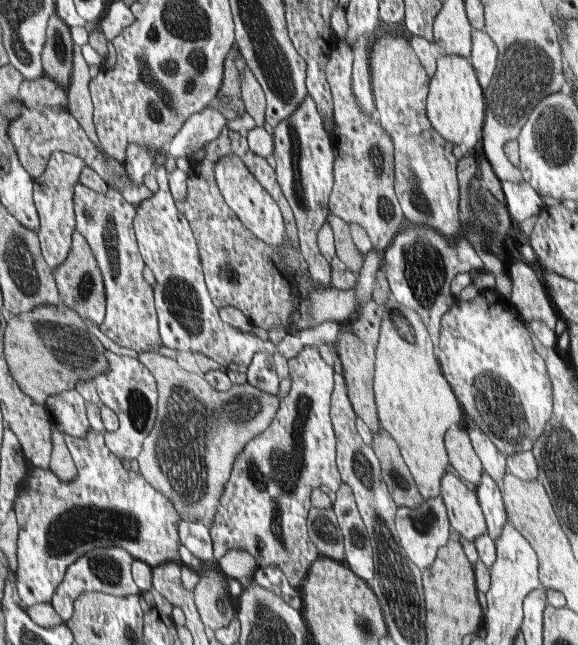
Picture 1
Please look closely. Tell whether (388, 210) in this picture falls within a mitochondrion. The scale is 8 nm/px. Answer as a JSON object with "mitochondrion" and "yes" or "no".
{"mitochondrion":"yes"}

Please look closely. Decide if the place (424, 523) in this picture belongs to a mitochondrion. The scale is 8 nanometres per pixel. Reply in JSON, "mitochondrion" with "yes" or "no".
{"mitochondrion":"yes"}

